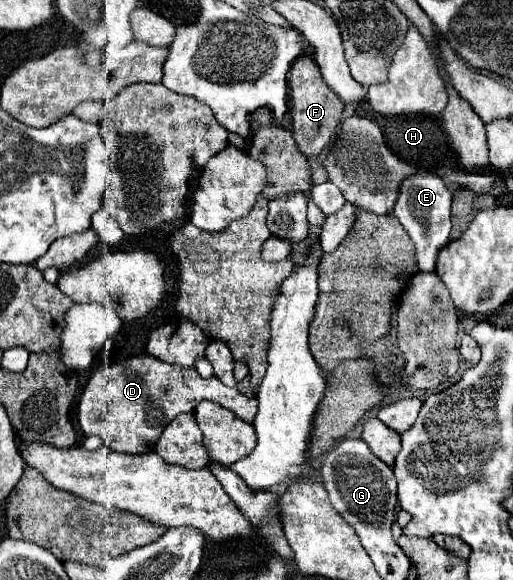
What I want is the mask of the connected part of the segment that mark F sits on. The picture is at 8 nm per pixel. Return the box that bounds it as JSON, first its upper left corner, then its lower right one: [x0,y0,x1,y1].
[287,54,343,158]

